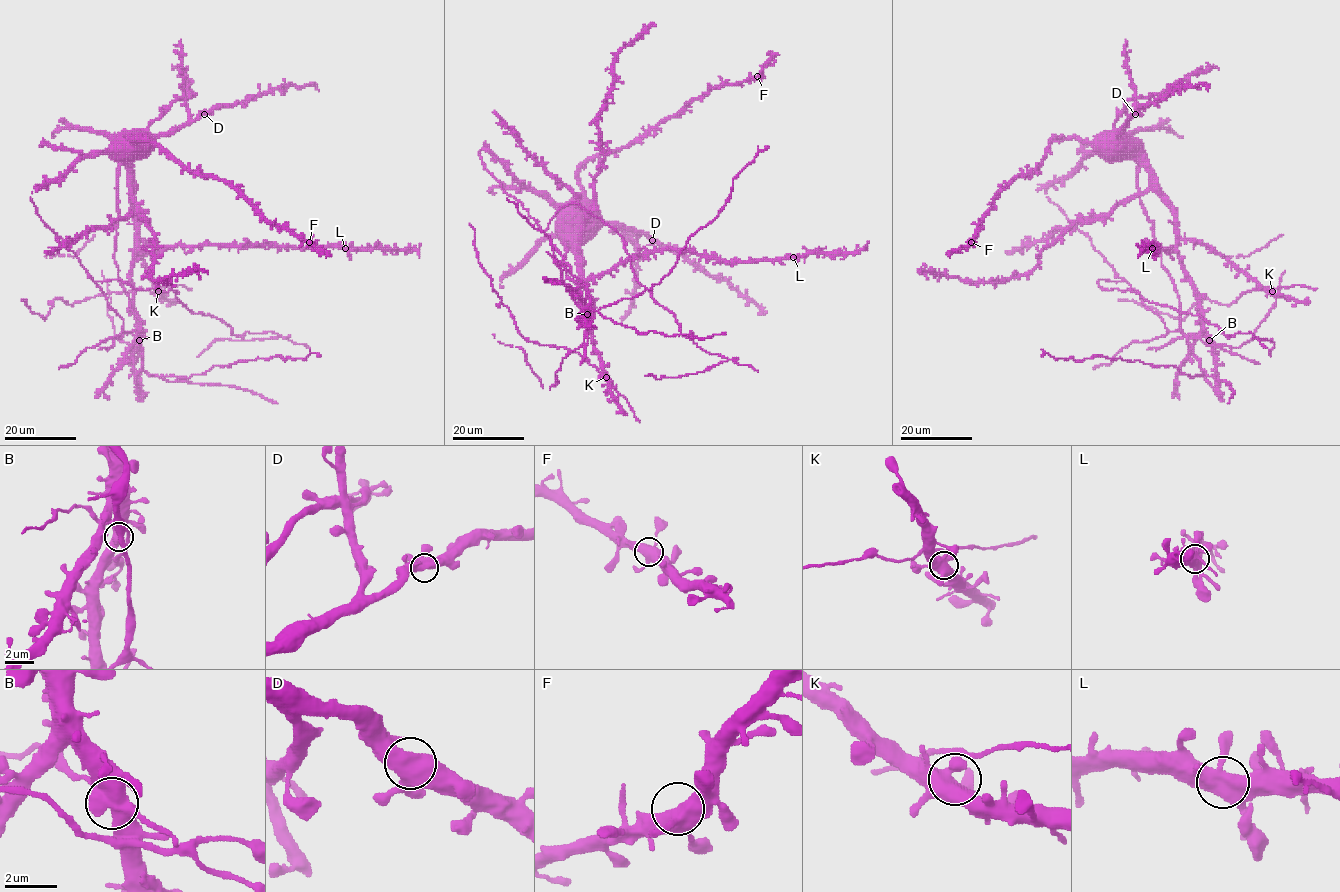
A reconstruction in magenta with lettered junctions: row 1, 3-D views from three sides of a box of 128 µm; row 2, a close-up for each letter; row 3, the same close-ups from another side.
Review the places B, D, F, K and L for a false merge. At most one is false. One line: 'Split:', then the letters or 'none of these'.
Split: B

